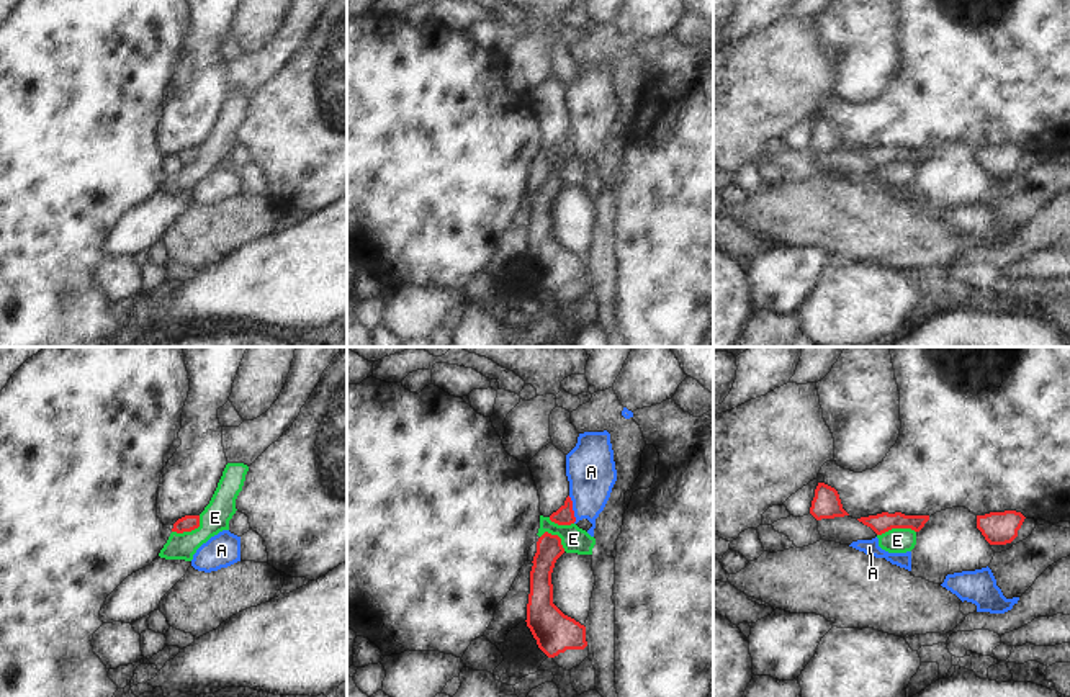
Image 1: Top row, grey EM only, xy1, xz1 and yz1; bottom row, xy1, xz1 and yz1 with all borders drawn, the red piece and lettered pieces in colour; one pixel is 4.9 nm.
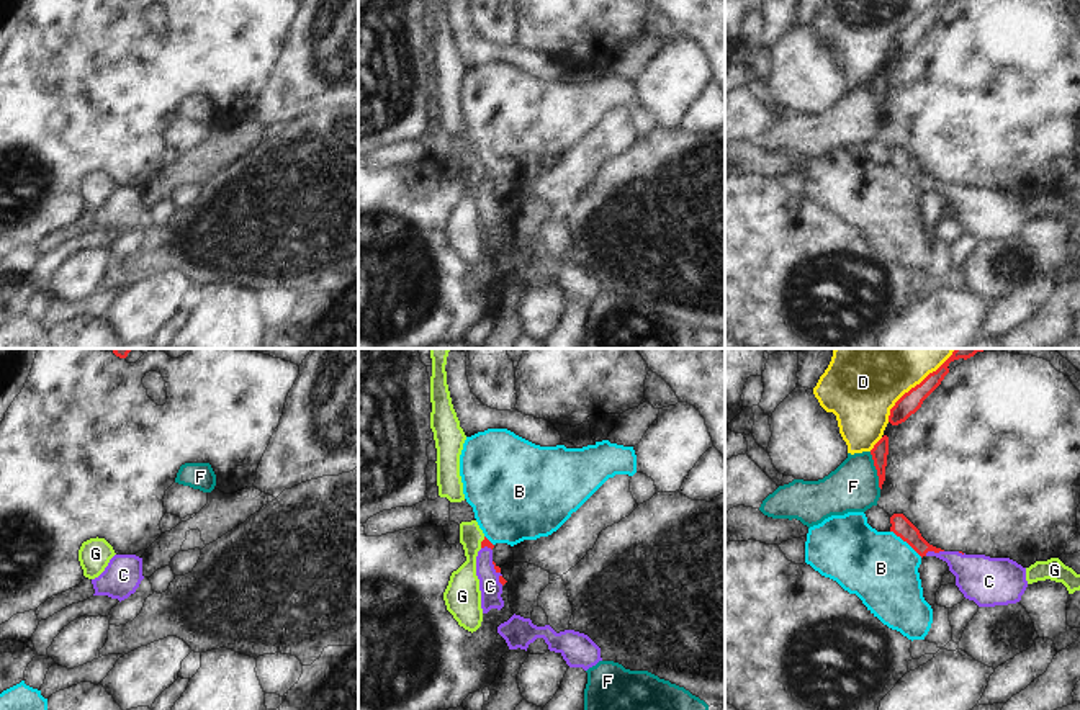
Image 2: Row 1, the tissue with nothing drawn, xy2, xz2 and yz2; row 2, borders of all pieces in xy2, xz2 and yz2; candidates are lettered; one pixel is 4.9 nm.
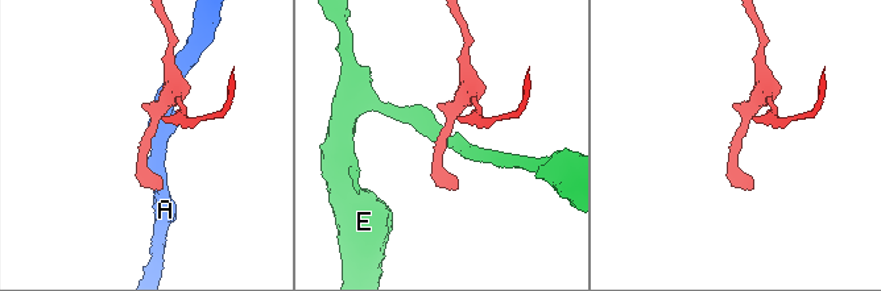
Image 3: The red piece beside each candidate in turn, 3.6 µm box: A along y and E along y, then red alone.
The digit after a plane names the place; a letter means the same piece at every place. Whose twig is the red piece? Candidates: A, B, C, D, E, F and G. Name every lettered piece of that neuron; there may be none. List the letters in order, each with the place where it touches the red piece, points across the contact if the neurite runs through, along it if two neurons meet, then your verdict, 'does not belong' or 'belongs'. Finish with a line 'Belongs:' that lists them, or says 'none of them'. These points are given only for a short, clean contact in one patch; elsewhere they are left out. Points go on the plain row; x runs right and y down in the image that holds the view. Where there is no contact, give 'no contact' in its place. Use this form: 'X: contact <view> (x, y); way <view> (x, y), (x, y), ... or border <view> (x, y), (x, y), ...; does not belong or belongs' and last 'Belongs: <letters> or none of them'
A: contact xz1 (571, 143); does not belong
B: contact yz2 (907, 175); border yz2 (890, 164), (922, 190); does not belong
C: contact yz2 (933, 184); way yz2 (902, 161), (923, 182), (933, 184), (951, 190), (976, 208); belongs
D: contact yz2 (910, 23); does not belong
E: contact yz1 (895, 161); border yz1 (915, 164), (889, 162), (877, 169); does not belong
F: contact yz2 (876, 102); border yz2 (869, 85), (881, 121); does not belong
G: contact xz2 (481, 175); border xz2 (485, 170), (480, 180); does not belong
Belongs: C

